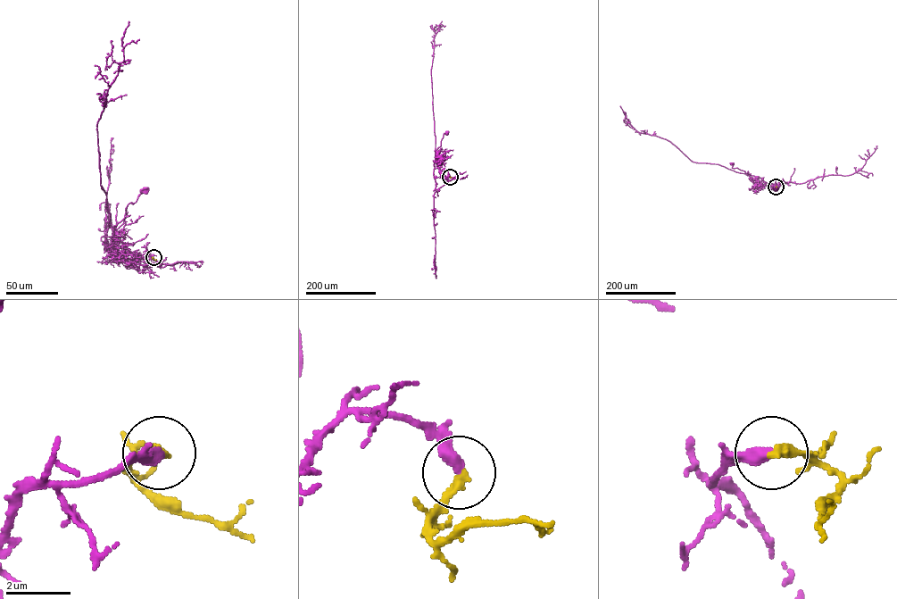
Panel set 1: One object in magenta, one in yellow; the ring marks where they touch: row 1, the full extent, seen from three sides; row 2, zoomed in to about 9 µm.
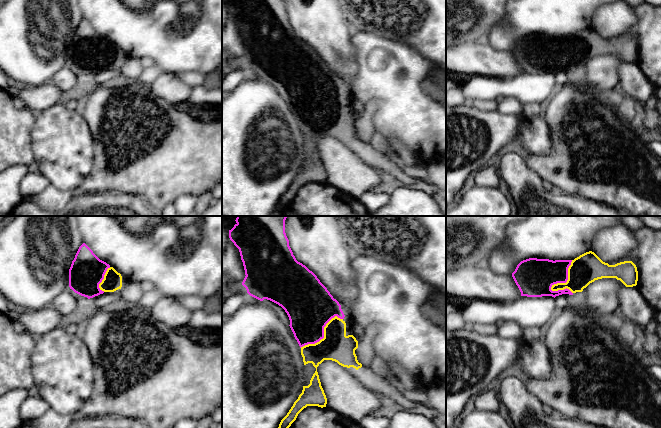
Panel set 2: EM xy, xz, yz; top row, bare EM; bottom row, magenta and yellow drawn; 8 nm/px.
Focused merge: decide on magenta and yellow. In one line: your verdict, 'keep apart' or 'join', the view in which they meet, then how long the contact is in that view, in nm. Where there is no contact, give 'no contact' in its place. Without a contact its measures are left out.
join | yz | 300 nm

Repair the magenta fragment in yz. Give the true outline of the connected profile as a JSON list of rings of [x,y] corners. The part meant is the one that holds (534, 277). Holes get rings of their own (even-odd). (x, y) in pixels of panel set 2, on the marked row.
[[[589,251],[574,260],[523,260],[512,277],[521,296],[555,298],[562,294],[582,292],[590,283],[602,278],[616,278],[626,287],[633,287],[637,285],[638,271],[632,261],[609,265]]]

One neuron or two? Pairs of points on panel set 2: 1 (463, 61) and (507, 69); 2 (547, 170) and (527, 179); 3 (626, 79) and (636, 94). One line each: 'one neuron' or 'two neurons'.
1: one neuron
2: two neurons
3: one neuron

